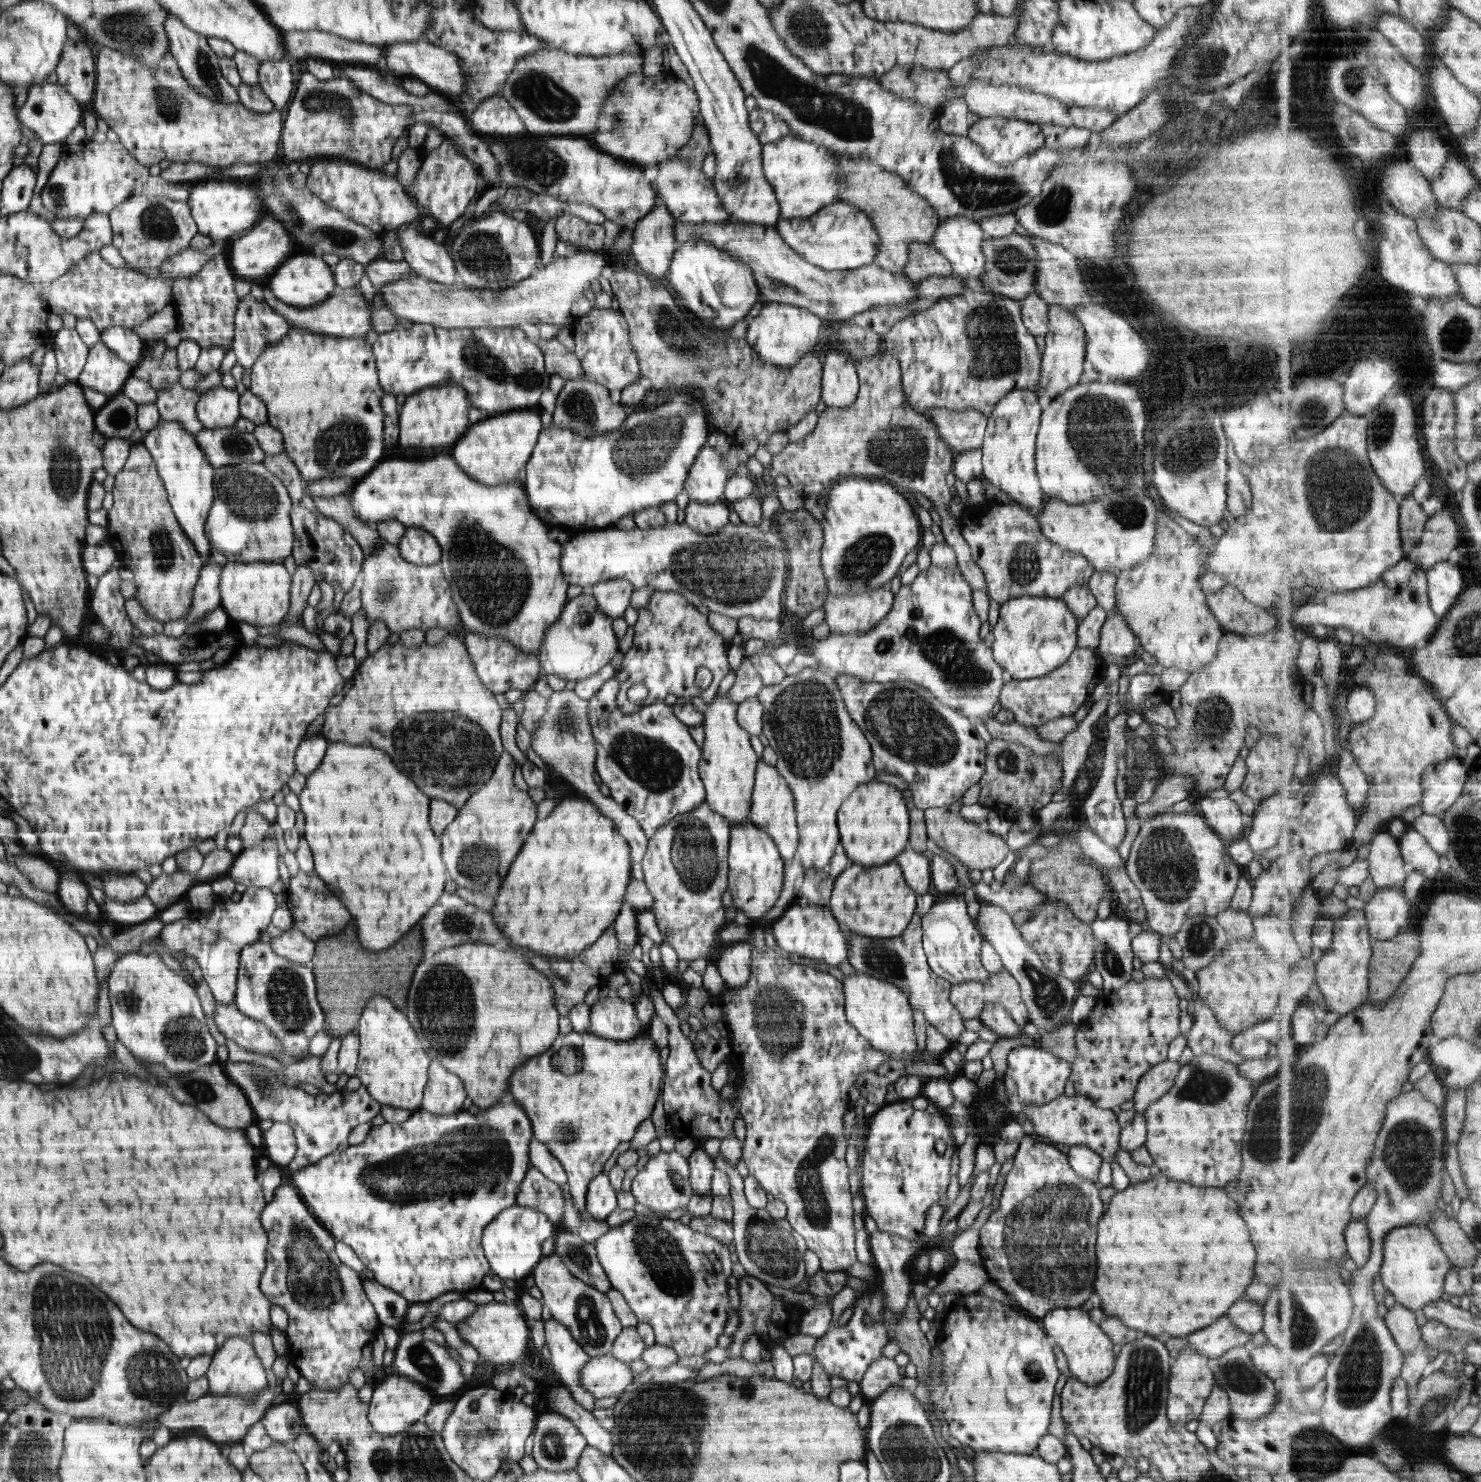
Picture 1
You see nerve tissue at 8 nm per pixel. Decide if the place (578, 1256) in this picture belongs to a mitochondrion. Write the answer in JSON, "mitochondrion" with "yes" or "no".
{"mitochondrion":"yes"}

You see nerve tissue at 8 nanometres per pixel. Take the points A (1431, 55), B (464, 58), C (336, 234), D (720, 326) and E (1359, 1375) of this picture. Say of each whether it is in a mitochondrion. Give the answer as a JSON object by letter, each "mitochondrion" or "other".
{"A":"other","B":"other","C":"mitochondrion","D":"other","E":"mitochondrion"}

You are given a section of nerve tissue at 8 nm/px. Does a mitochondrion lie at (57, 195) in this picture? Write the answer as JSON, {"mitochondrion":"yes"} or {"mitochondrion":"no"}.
{"mitochondrion":"yes"}

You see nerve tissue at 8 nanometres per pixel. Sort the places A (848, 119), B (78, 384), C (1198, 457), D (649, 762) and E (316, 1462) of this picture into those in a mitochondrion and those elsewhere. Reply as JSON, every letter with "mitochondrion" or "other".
{"A":"mitochondrion","B":"other","C":"mitochondrion","D":"mitochondrion","E":"other"}

